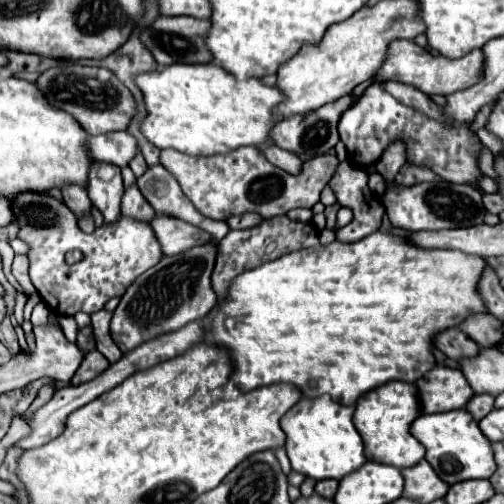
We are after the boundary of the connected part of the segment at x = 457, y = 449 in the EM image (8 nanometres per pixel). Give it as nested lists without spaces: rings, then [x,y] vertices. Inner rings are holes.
[[[454,409],[450,413],[420,415],[412,423],[410,433],[426,447],[426,461],[432,465],[436,475],[448,485],[454,485],[466,479],[488,479],[496,471],[492,445],[482,435],[478,423],[470,417],[466,409]]]

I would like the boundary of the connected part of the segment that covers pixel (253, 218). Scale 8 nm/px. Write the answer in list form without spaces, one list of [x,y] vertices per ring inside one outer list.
[[[236,215],[236,217],[230,217],[226,223],[230,229],[248,229],[248,227],[254,227],[262,221],[262,217],[258,215]]]

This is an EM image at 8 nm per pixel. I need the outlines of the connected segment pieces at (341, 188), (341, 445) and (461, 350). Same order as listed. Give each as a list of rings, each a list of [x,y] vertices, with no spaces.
[[[340,163],[332,181],[328,183],[338,197],[338,203],[350,207],[354,219],[336,231],[336,239],[342,243],[354,243],[362,237],[380,229],[384,205],[380,203],[378,195],[368,187],[368,173],[352,167],[350,163]]]
[[[316,397],[316,399],[302,399],[298,401],[284,417],[282,429],[286,433],[286,453],[290,457],[292,469],[320,479],[342,479],[344,475],[356,471],[366,463],[362,437],[358,435],[352,423],[354,407],[340,405],[330,397]]]
[[[446,329],[438,335],[436,339],[436,347],[446,353],[450,359],[460,361],[466,357],[474,357],[480,353],[480,347],[476,341],[472,341],[470,337],[466,337],[466,333],[462,333],[460,329]]]

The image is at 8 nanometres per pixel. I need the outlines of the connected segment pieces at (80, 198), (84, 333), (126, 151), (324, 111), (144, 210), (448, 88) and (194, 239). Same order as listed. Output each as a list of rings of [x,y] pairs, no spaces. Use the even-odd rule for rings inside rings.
[[[66,185],[66,187],[62,189],[62,197],[64,197],[68,209],[74,211],[78,219],[82,219],[84,215],[92,215],[92,203],[90,203],[88,193],[86,193],[84,187]]]
[[[92,326],[79,329],[76,344],[83,353],[88,353],[95,349]]]
[[[126,131],[90,137],[88,149],[96,161],[106,161],[118,167],[126,167],[140,153],[136,139]]]
[[[354,95],[340,97],[330,105],[314,109],[314,113],[302,113],[302,117],[286,117],[280,121],[270,139],[292,153],[302,153],[306,147],[334,147],[338,139],[340,115],[354,103]]]
[[[134,185],[134,187],[126,189],[126,193],[122,197],[122,213],[128,217],[134,217],[138,221],[150,223],[150,217],[154,217],[156,211],[150,207],[150,203],[142,197],[138,187]]]
[[[394,41],[388,49],[388,59],[382,69],[376,73],[376,81],[400,81],[420,89],[426,95],[450,95],[462,91],[482,81],[482,49],[474,49],[472,53],[464,55],[462,59],[446,59],[442,55],[432,55],[430,51],[418,47],[414,41]]]
[[[156,215],[156,219],[150,225],[162,245],[164,255],[178,255],[186,249],[192,249],[194,245],[216,243],[216,239],[212,239],[210,233],[174,217]]]

